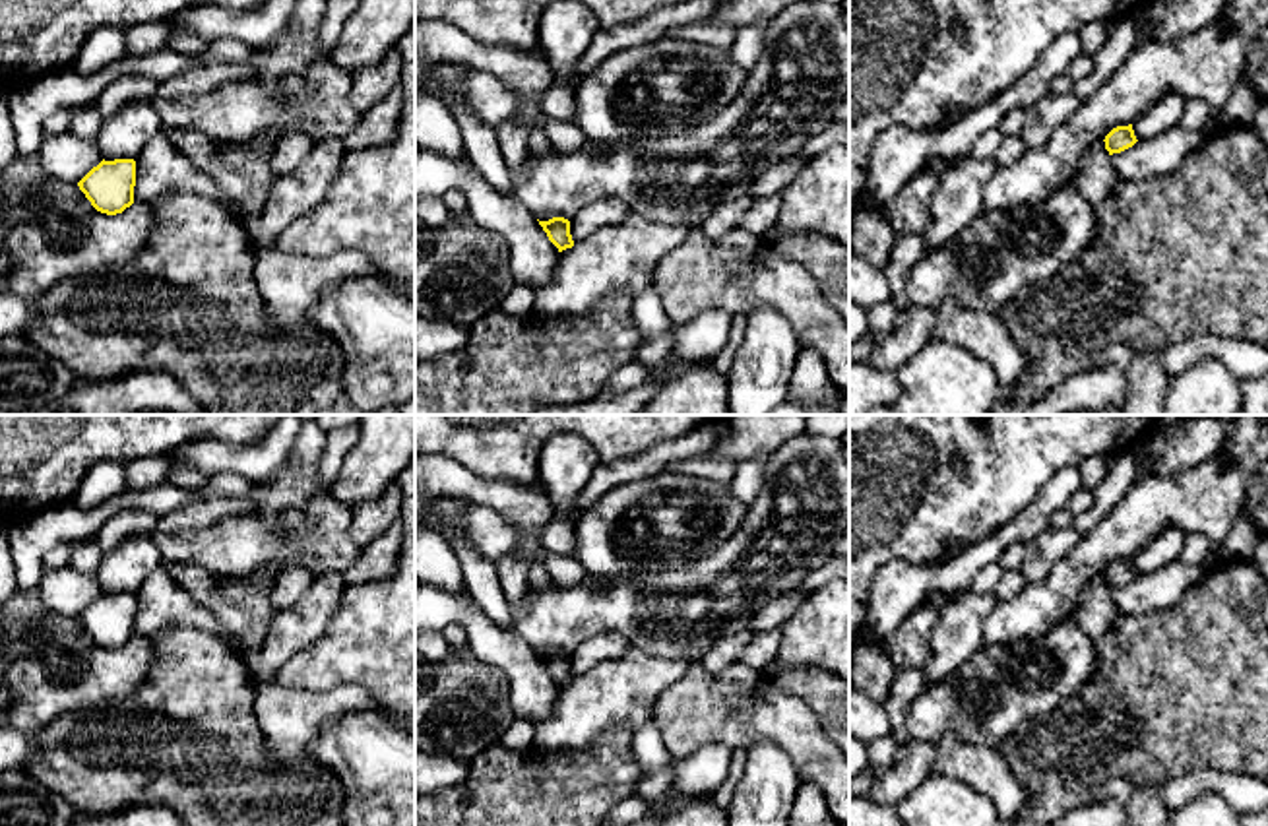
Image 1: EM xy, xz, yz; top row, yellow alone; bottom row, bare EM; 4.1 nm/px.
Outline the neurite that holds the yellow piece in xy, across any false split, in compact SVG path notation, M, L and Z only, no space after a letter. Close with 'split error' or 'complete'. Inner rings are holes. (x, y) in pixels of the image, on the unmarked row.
M103 593L78 620L97 646L107 650L122 648L134 638L136 595Z; complete

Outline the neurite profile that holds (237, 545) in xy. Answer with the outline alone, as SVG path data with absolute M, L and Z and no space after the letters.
M322 494L308 500L301 512L304 525L299 529L289 529L279 514L252 510L204 529L155 529L149 535L165 560L196 564L233 578L277 562L301 566L314 578L345 574L363 551L349 535L353 510Z

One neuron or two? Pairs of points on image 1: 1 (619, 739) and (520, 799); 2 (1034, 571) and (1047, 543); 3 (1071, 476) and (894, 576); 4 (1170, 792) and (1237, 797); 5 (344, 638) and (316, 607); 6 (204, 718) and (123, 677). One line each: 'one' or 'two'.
1: one
2: one
3: one
4: one
5: two
6: two

